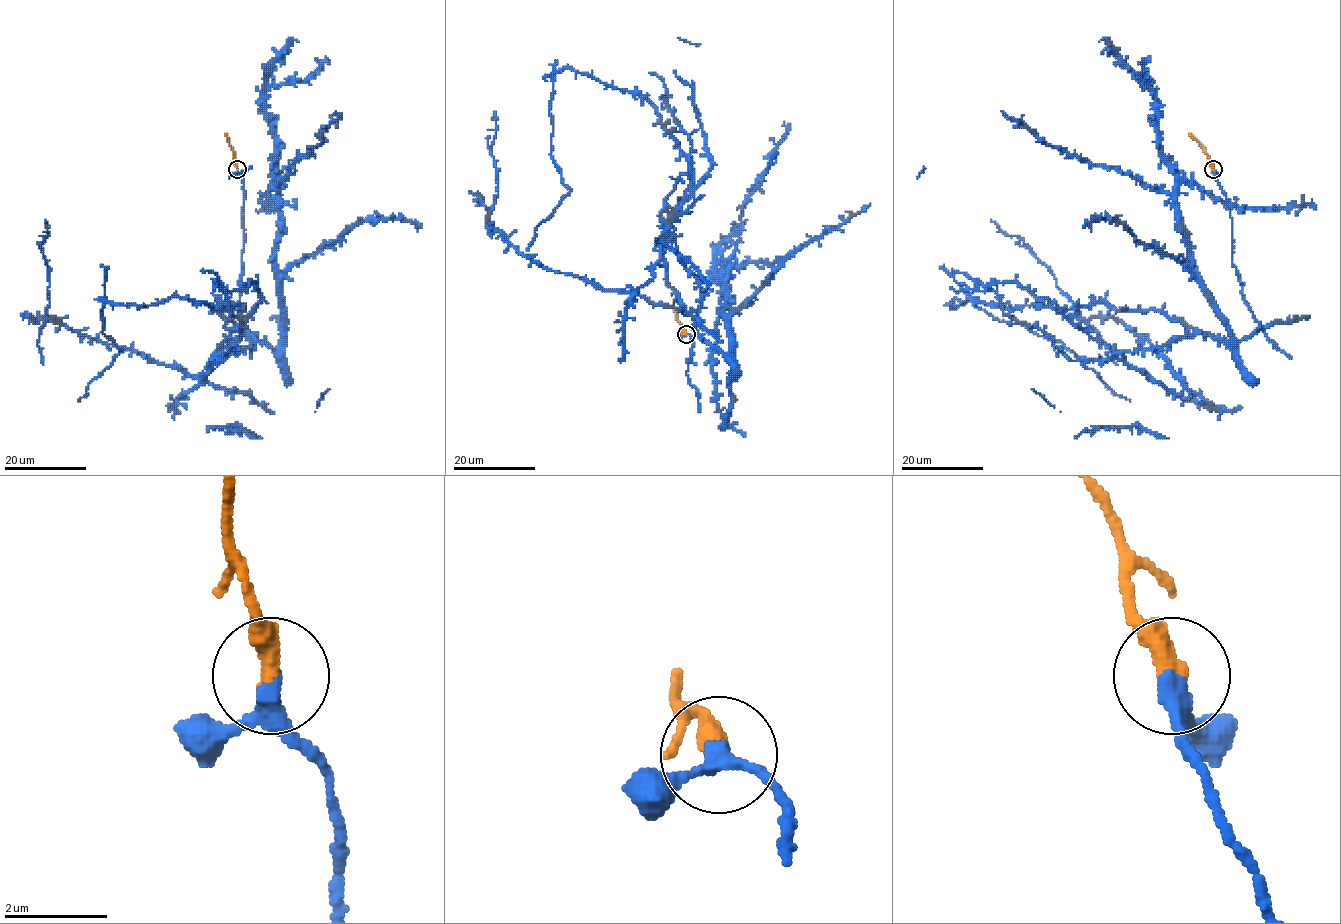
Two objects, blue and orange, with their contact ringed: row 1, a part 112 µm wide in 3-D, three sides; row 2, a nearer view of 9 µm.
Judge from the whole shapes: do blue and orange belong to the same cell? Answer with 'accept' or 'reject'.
accept

